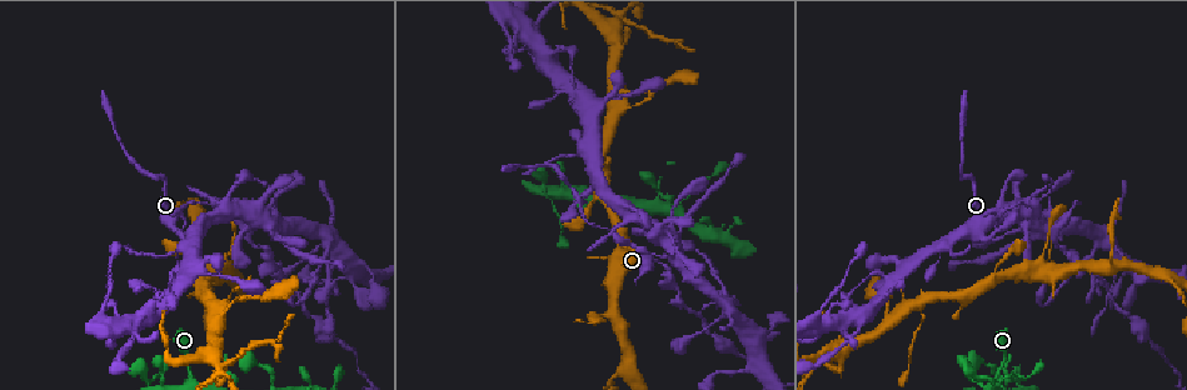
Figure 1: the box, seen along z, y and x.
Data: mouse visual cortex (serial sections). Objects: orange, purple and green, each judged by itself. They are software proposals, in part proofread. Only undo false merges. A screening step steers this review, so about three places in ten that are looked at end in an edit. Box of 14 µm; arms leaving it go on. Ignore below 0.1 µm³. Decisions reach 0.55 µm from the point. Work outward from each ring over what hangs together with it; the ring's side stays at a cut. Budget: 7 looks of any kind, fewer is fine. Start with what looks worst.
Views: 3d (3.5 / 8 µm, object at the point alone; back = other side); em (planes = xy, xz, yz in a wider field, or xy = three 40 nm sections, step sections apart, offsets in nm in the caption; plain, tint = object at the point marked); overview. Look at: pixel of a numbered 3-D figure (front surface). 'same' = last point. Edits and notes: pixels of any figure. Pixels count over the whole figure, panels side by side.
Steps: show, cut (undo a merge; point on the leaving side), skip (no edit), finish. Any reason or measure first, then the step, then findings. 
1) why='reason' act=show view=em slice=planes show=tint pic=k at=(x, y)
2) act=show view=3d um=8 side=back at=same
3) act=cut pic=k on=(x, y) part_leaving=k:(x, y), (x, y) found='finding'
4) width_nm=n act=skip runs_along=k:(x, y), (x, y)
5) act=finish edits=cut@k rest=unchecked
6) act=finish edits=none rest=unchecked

why='abrupt turn' act=show view=3d um=8 pic=1 at=(583, 204)

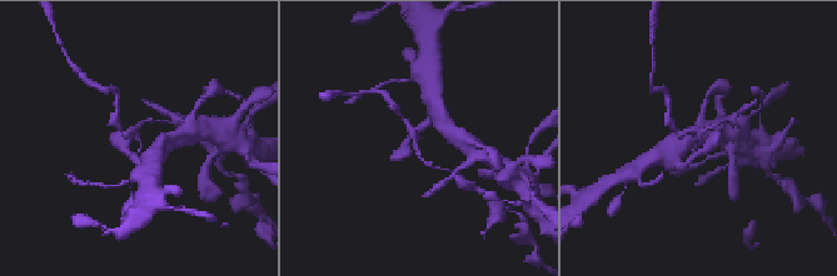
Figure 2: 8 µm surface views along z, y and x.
act=show view=3d um=3.5 pic=2 at=(137, 134)

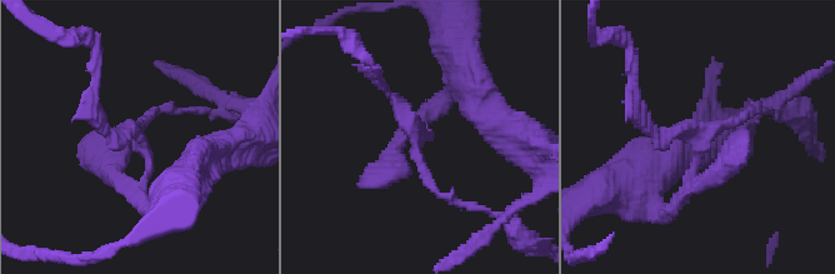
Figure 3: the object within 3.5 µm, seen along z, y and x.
act=show view=em slice=planes show=tint pic=3 at=(143, 141)

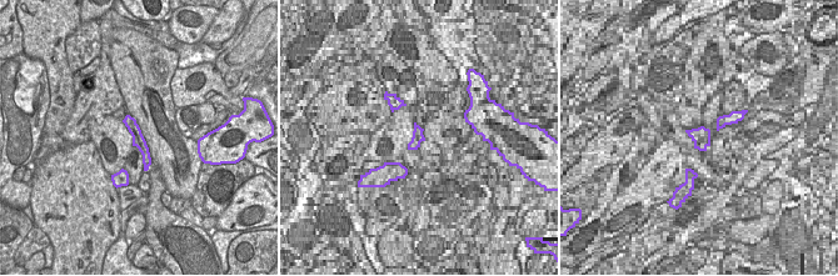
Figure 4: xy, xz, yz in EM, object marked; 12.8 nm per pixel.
act=cut pic=3 on=(681, 153) found='two cells meet here'

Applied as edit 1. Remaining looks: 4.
why='sudden change in width' act=show view=3d um=3.5 pic=1 at=(992, 380)

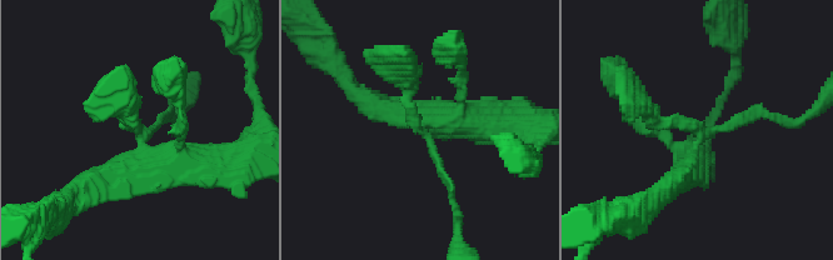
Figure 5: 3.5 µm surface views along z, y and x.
act=show view=em slice=planes show=tint pic=5 at=(414, 125)

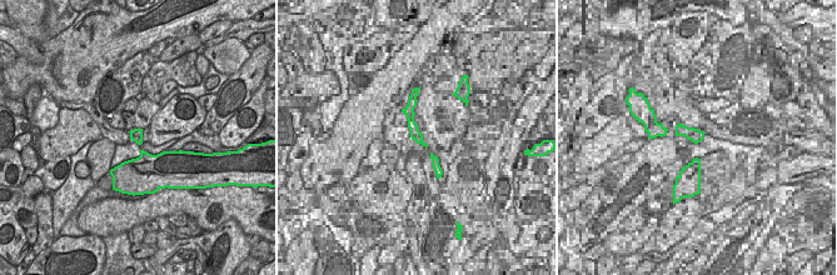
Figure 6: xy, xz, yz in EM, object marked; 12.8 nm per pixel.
width_nm=160 act=skip runs_along=5:(198, 160), (159, 164), (124, 91) found='one cell here'

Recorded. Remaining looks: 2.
why='small branch off a trunk' act=show view=3d um=3.5 pic=1 at=(1108, 270)

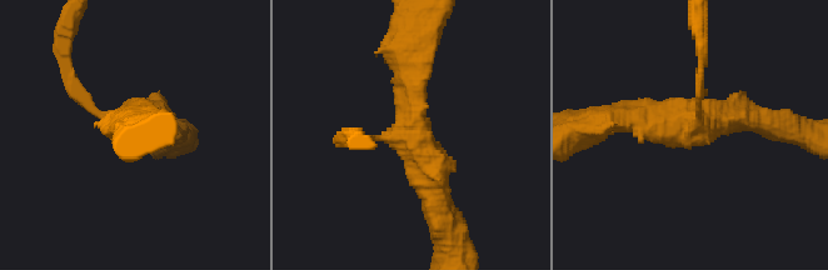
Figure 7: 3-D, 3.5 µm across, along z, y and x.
act=show view=em slice=planes show=tint pic=7 at=(694, 124)

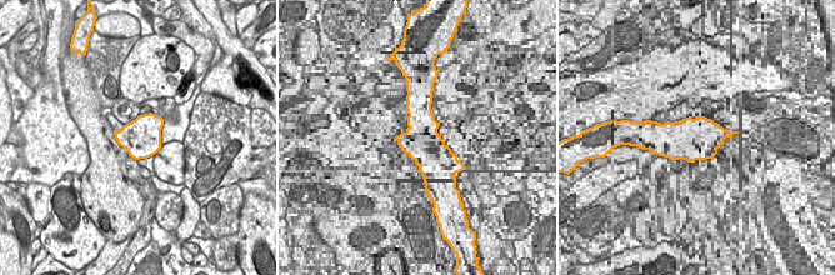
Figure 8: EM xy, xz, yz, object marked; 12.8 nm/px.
act=skip runs_along=7:(407, 49), (407, 116), (438, 209) found='continuous, no second cell'

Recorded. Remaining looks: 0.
act=finish edits=cut@3 rest=unchecked

